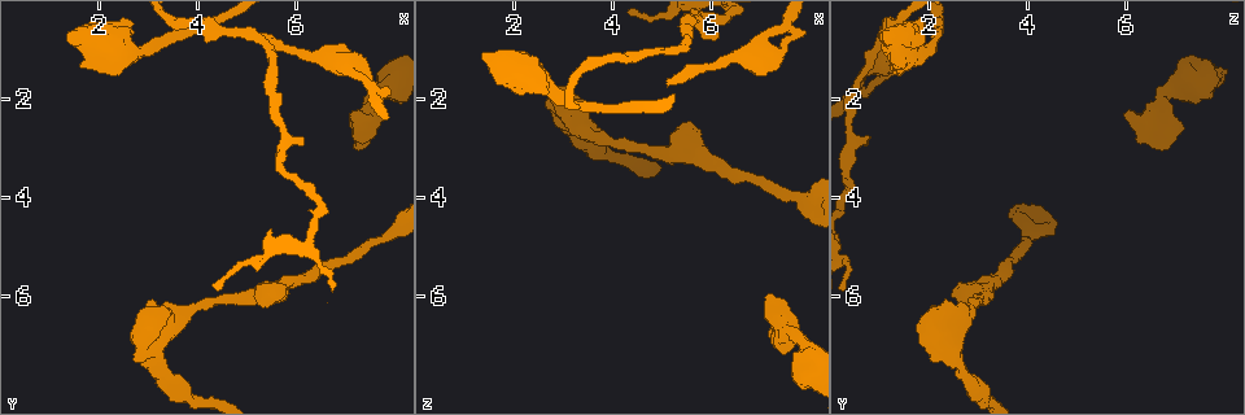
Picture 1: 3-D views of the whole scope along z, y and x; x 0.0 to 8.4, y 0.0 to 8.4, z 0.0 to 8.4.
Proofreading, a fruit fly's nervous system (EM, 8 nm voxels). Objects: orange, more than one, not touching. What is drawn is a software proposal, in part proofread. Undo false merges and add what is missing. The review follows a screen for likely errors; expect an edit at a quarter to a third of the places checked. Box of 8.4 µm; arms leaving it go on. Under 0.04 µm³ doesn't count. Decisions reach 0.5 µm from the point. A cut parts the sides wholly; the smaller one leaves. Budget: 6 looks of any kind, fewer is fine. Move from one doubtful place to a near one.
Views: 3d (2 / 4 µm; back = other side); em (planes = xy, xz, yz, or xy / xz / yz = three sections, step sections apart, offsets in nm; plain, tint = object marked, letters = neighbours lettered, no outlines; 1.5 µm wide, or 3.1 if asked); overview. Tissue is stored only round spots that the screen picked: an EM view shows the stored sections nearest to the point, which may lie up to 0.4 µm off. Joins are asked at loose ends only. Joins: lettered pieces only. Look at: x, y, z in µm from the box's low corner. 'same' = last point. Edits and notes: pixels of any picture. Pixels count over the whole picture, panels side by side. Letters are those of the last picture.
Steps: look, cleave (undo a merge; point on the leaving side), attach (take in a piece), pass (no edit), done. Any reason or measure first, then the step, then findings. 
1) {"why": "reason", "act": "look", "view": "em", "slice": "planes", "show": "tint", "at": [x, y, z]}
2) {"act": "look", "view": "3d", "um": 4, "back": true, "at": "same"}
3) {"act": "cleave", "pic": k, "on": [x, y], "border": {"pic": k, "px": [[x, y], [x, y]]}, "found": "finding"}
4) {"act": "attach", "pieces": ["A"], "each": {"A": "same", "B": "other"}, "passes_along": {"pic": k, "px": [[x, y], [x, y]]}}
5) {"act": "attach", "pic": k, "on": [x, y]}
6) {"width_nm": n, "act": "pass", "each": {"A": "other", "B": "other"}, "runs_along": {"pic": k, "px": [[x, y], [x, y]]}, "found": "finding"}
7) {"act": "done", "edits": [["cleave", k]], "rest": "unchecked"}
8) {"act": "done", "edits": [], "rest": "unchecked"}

{"why": "calibre changes", "act": "look", "view": "em", "slice": "yz", "step": 4, "show": "tint", "at": [3.15, 6.45, 2.20]}

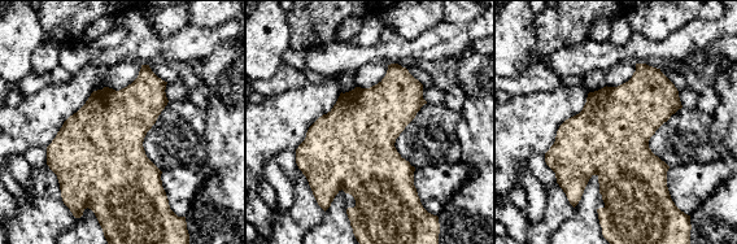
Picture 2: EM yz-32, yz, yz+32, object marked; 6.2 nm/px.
{"act": "look", "view": "em", "slice": "planes", "show": "letters", "at": "same"}

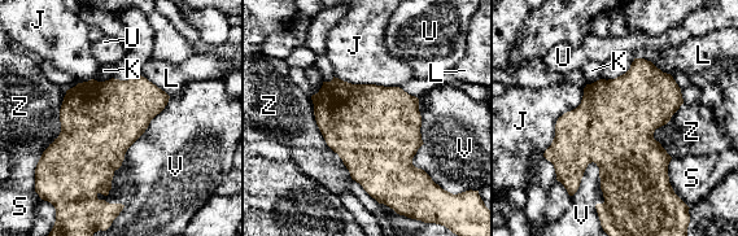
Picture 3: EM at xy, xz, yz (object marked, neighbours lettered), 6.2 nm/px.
{"longest_contact_nm": ["V", 650], "act": "pass", "each": {"J": "other", "K": "other", "L": "other", "S": "other", "U": "other", "V": "other", "Z": "other"}, "border": {"pic": 3, "px": [[170, 96], [127, 149], [110, 186]]}, "found": "all the same cell"}

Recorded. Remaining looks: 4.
{"why": "an open end", "act": "look", "view": "em", "um": 3.1, "slice": "planes", "show": "letters", "at": [1.60, 1.30, 1.35]}

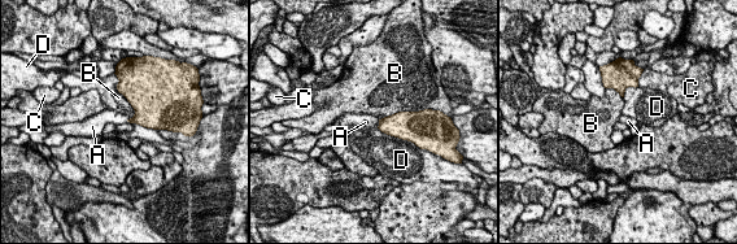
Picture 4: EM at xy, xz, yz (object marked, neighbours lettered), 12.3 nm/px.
{"act": "attach", "pieces": ["A"], "each": {"A": "same", "B": "other", "C": "other", "D": "other"}, "found": "the cell continues"}

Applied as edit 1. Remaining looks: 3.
{"act": "look", "view": "overview"}

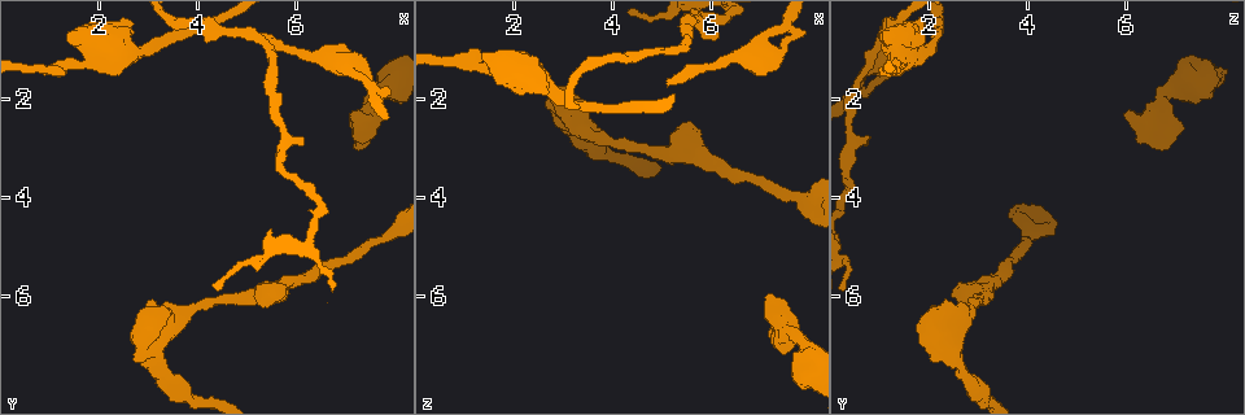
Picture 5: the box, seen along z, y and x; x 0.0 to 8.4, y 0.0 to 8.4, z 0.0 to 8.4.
{"why": "branch stops here", "act": "look", "view": "em", "slice": "xy", "step": 8, "show": "tint", "at": [7.20, 2.25, 5.95]}

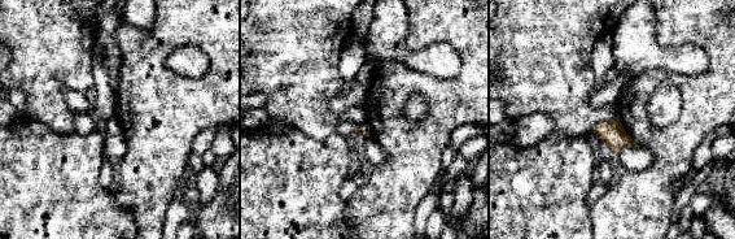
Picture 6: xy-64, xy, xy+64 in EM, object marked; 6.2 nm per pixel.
{"act": "look", "view": "em", "slice": "planes", "show": "letters", "at": "same"}

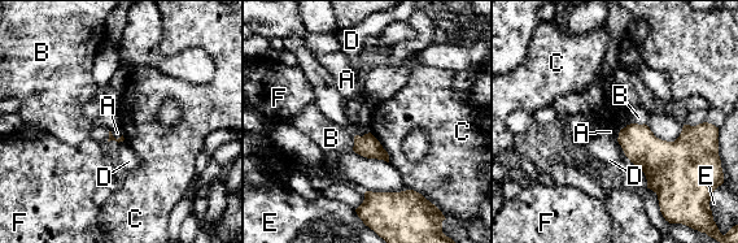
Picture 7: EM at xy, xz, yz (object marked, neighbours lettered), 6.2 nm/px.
{"act": "attach", "pieces": ["A"], "each": {"A": "same", "B": "other", "C": "other", "D": "other", "E": "other", "F": "other"}, "passes_along": {"pic": 7, "px": [[651, 155], [619, 135], [610, 131]]}, "found": "the cell continues"}

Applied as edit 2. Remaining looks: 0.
{"act": "done", "edits": [["attach", 4], ["attach", 7]], "rest": "unchecked"}

